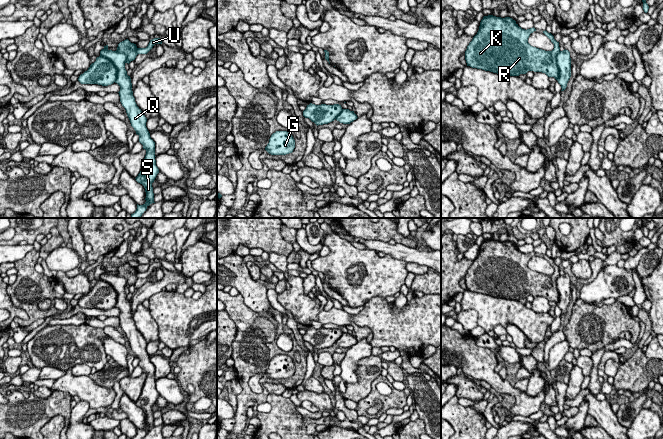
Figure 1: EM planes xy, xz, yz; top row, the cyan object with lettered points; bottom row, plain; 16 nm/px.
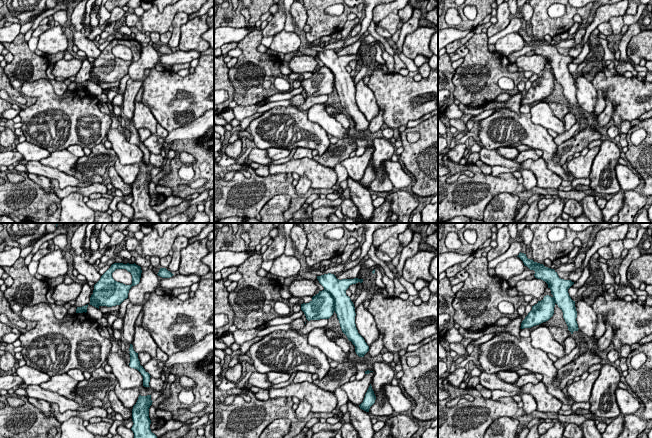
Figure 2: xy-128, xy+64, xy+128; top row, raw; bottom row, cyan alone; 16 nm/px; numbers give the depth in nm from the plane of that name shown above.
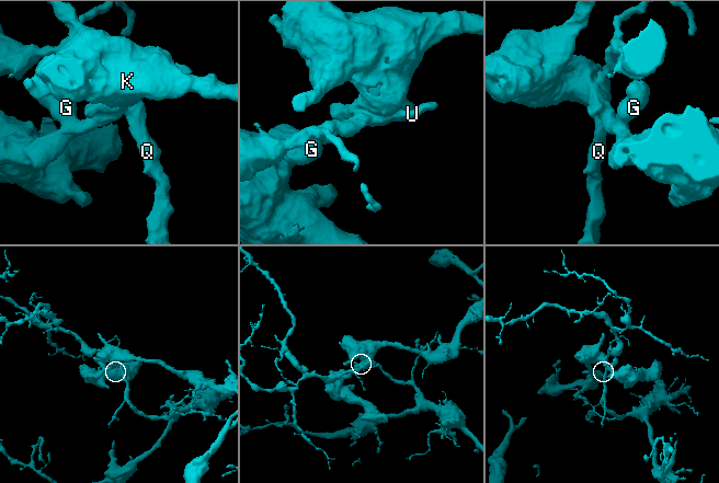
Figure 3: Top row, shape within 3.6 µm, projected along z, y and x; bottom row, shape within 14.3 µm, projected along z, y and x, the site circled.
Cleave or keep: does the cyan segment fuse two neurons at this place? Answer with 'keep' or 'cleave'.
cleave

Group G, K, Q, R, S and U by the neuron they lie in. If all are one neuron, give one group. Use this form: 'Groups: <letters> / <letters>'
Groups: G K R / Q S U

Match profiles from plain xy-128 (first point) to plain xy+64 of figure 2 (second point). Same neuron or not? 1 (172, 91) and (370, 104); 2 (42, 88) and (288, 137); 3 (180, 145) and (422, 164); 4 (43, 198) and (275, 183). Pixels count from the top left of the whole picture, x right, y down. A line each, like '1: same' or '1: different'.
1: different
2: same
3: same
4: same

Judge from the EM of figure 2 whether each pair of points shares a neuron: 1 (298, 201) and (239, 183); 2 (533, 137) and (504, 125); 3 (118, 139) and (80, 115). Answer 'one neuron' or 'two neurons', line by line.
1: one neuron
2: one neuron
3: two neurons

